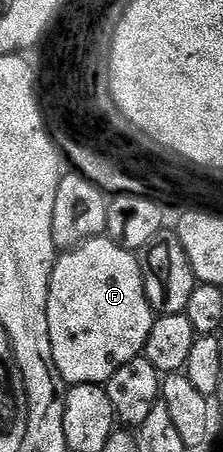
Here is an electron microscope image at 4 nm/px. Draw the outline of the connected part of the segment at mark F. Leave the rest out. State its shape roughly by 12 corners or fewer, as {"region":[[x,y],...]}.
{"region":[[97,236],[51,263],[46,350],[68,386],[137,361],[137,255]]}

